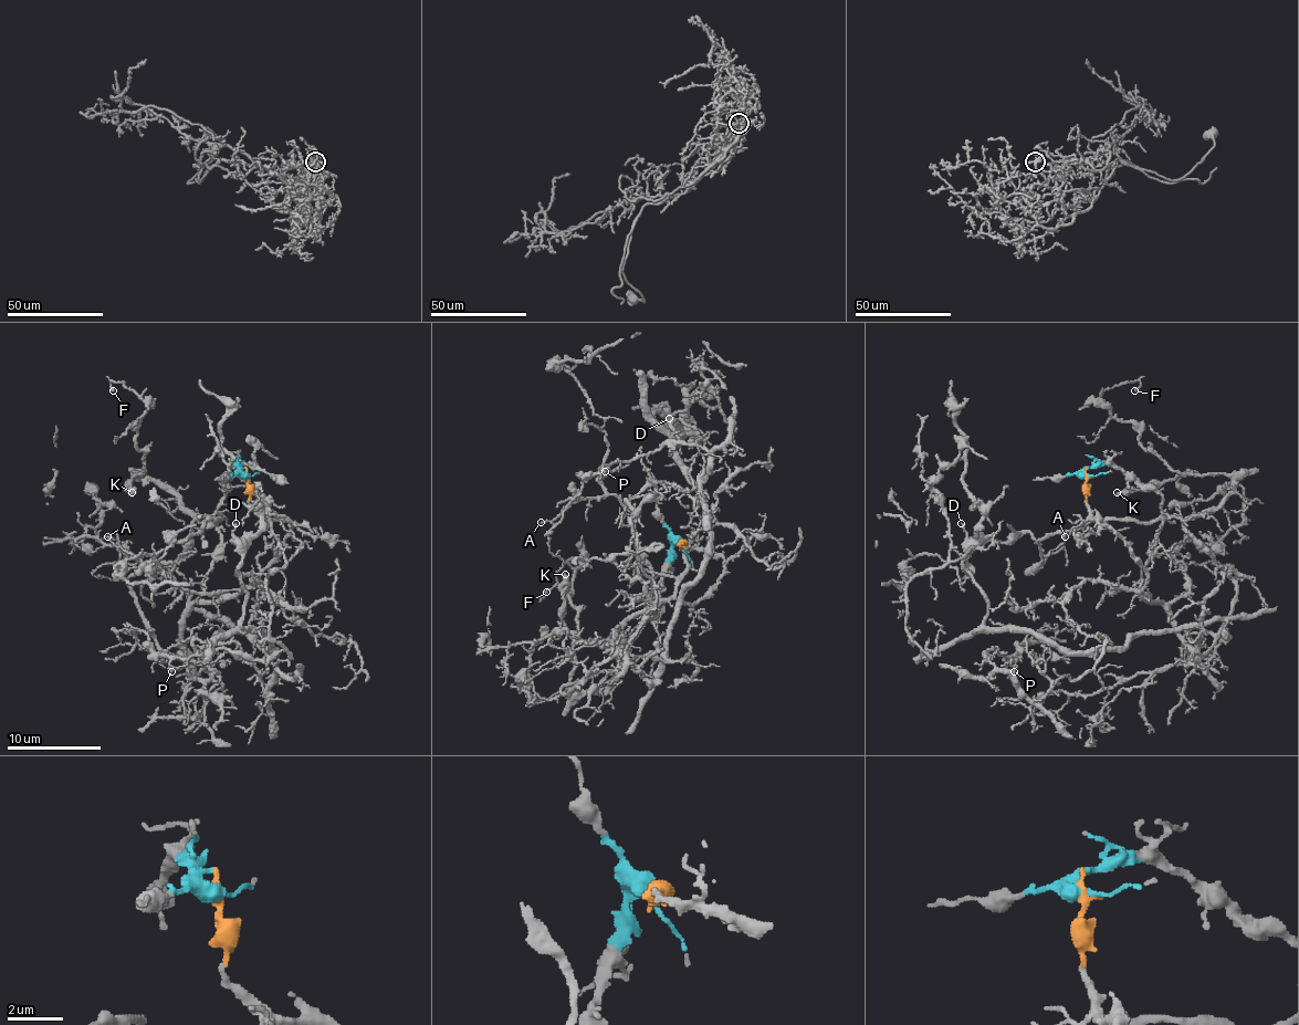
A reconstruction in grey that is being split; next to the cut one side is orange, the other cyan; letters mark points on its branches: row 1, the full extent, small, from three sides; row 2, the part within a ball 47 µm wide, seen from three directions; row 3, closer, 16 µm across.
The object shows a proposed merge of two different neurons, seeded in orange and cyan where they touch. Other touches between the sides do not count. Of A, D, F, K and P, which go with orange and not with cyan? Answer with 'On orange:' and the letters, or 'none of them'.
On orange: D, P

